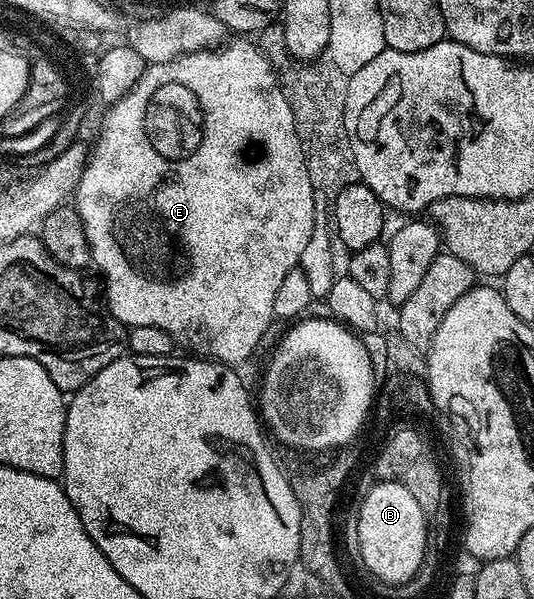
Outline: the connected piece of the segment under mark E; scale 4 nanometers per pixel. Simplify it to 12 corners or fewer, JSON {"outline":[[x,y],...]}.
{"outline":[[256,41],[146,65],[75,209],[122,327],[247,361],[315,191]]}

